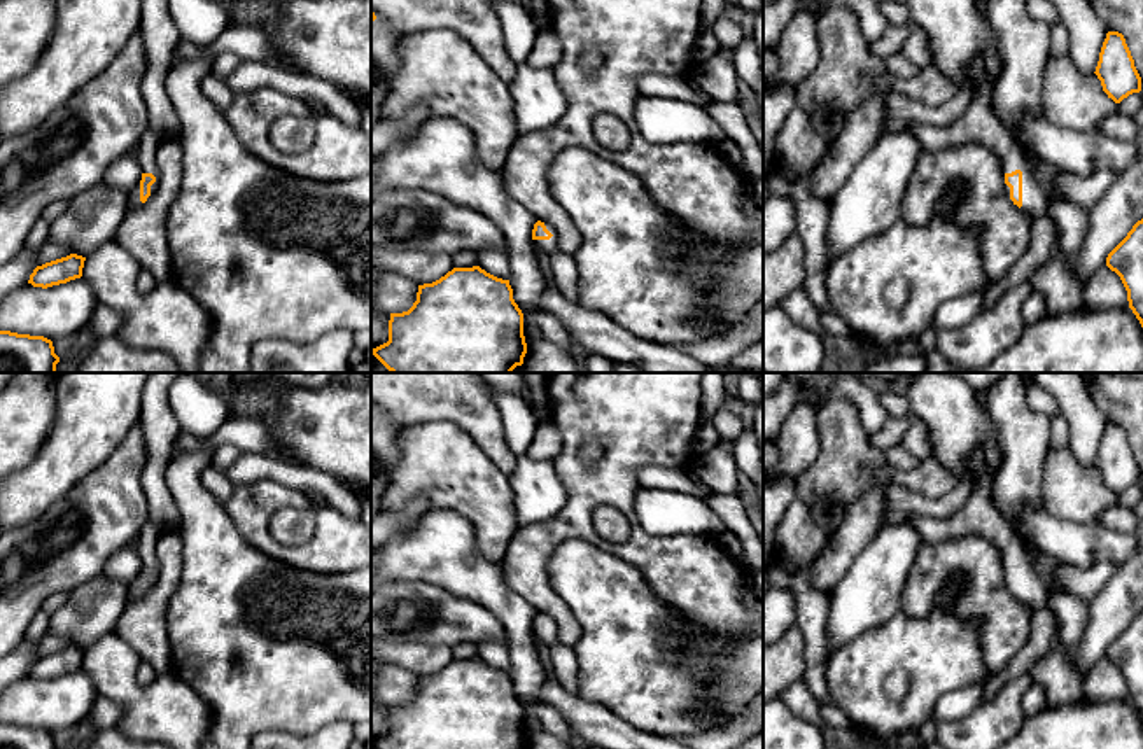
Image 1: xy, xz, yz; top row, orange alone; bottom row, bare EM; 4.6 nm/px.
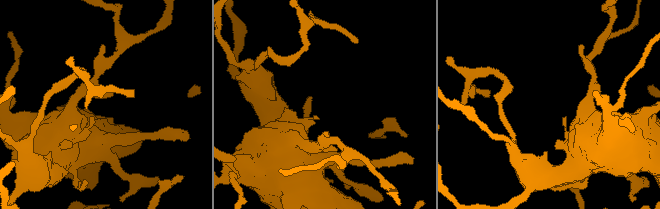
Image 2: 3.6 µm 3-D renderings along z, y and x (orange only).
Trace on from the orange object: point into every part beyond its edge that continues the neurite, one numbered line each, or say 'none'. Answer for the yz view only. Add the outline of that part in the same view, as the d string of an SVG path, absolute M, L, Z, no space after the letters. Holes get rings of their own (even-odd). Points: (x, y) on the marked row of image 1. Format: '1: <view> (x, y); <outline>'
1: yz (979, 125); M975 56L970 61L968 75L975 84L973 102L956 122L943 128L914 122L908 131L926 150L952 149L964 144L982 144L992 149L1001 158L1005 173L1022 172L1020 208L1034 220L1048 206L1047 189L1033 173L1024 150L1017 145L1012 133L994 116L994 86L987 79L982 58Z

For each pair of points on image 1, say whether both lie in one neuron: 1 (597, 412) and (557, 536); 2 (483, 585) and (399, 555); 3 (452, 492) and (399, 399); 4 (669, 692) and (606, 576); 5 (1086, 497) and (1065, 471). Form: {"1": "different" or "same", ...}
{"1": "same", "2": "same", "3": "different", "4": "same", "5": "same"}

